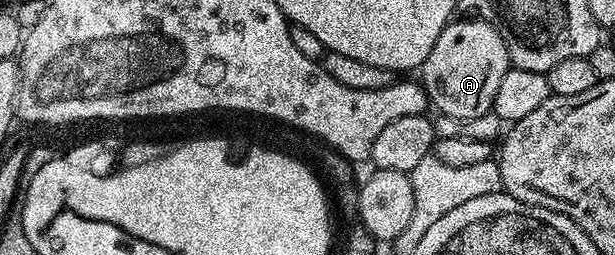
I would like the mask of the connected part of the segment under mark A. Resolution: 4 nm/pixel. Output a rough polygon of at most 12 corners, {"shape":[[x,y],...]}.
{"shape":[[480,18],[447,23],[421,65],[438,115],[491,114],[511,66]]}

